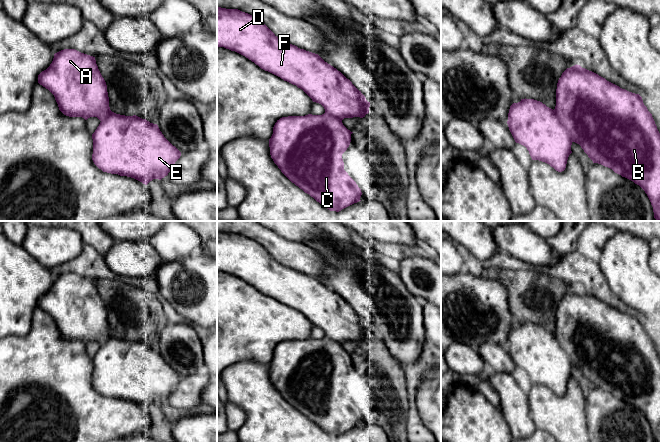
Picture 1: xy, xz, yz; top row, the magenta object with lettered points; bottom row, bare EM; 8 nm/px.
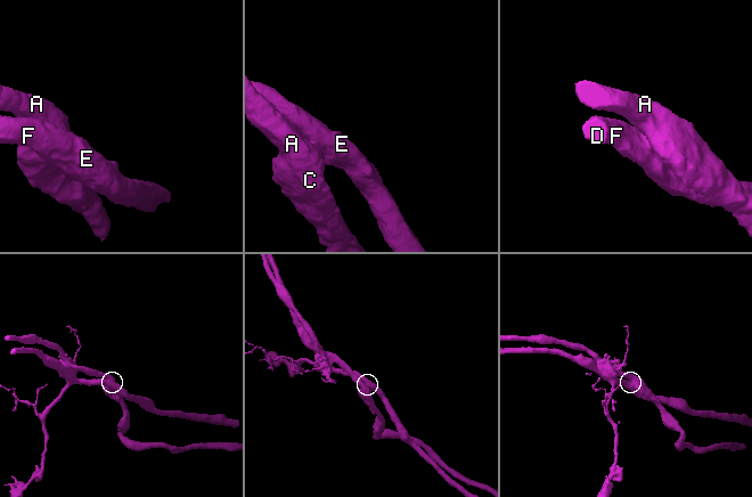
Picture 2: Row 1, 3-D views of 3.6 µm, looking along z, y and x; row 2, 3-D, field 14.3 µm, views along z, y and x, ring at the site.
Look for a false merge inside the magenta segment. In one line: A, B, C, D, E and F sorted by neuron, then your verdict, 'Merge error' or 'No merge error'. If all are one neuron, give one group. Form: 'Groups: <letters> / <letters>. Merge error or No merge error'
Groups: A B C / D E F. Merge error

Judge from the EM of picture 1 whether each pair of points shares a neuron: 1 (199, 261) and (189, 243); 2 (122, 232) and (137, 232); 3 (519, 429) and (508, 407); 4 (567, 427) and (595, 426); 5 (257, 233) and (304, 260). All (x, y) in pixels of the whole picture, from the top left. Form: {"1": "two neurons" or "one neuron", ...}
{"1": "two neurons", "2": "one neuron", "3": "one neuron", "4": "two neurons", "5": "one neuron"}

